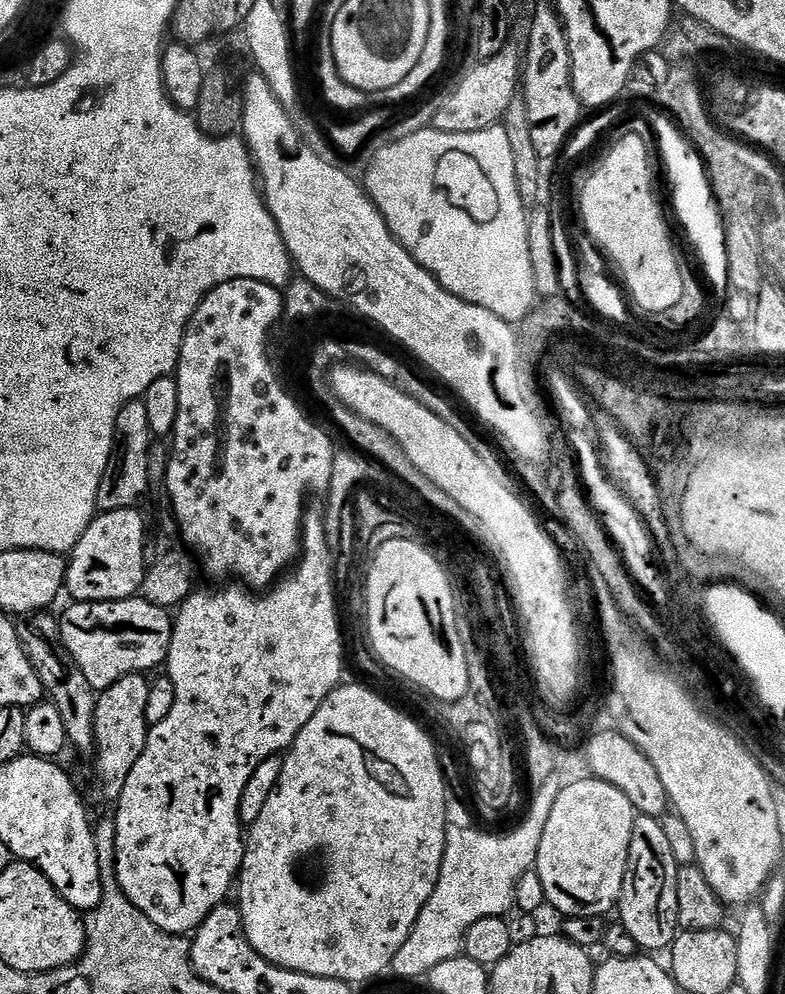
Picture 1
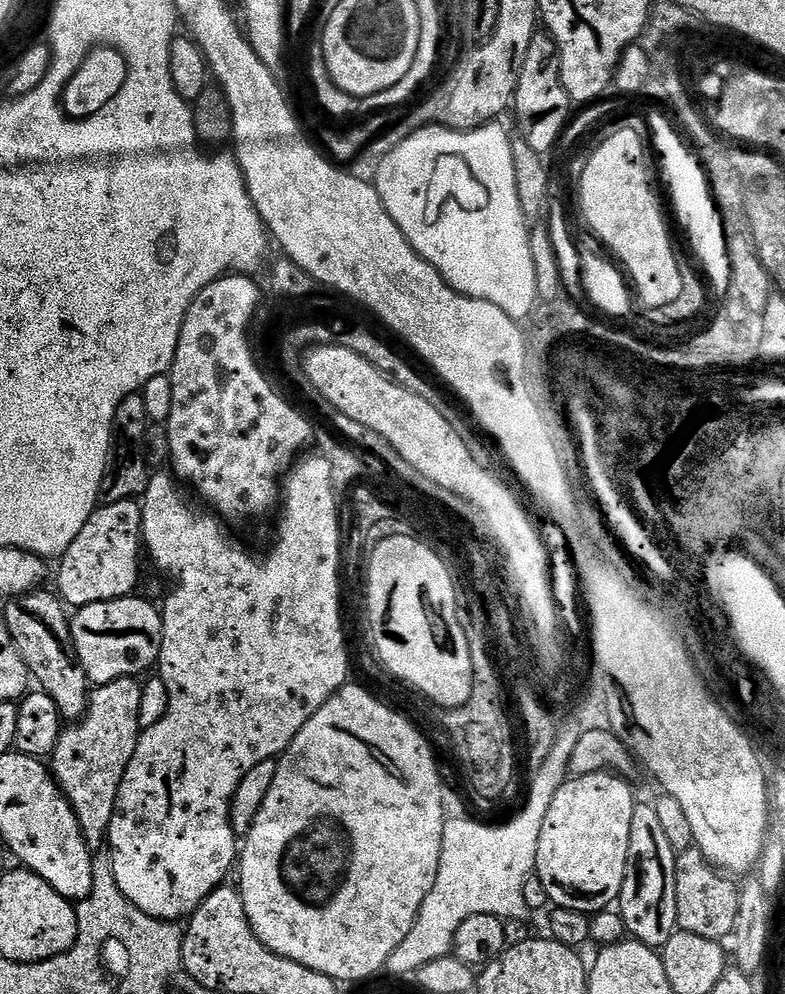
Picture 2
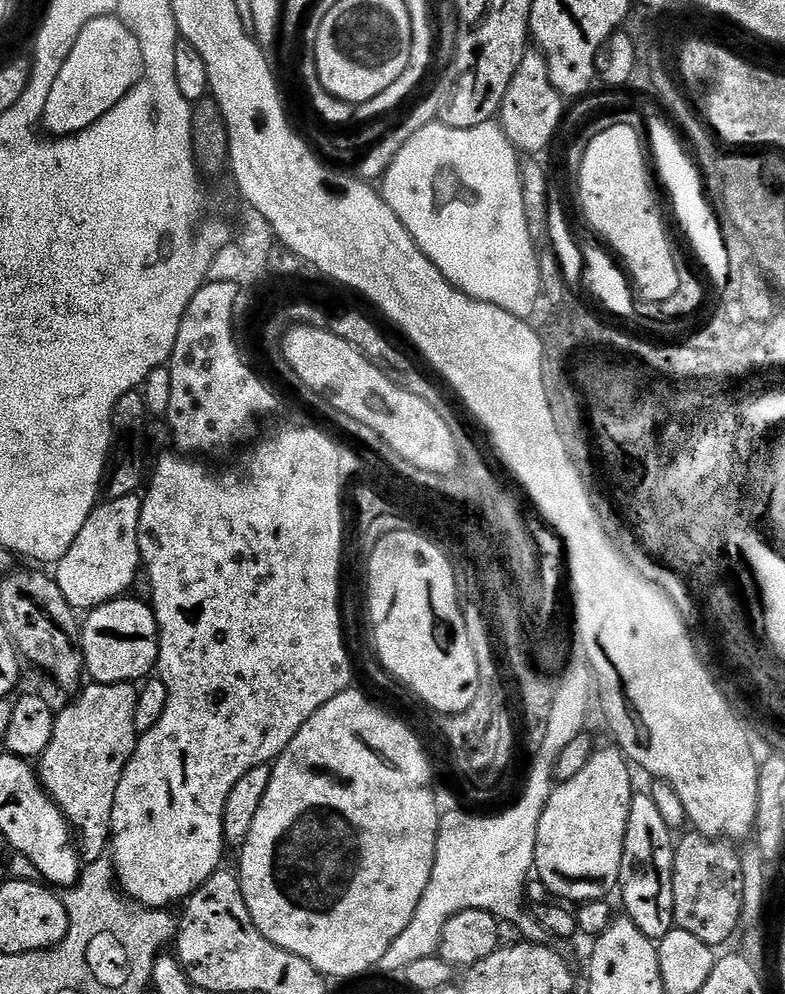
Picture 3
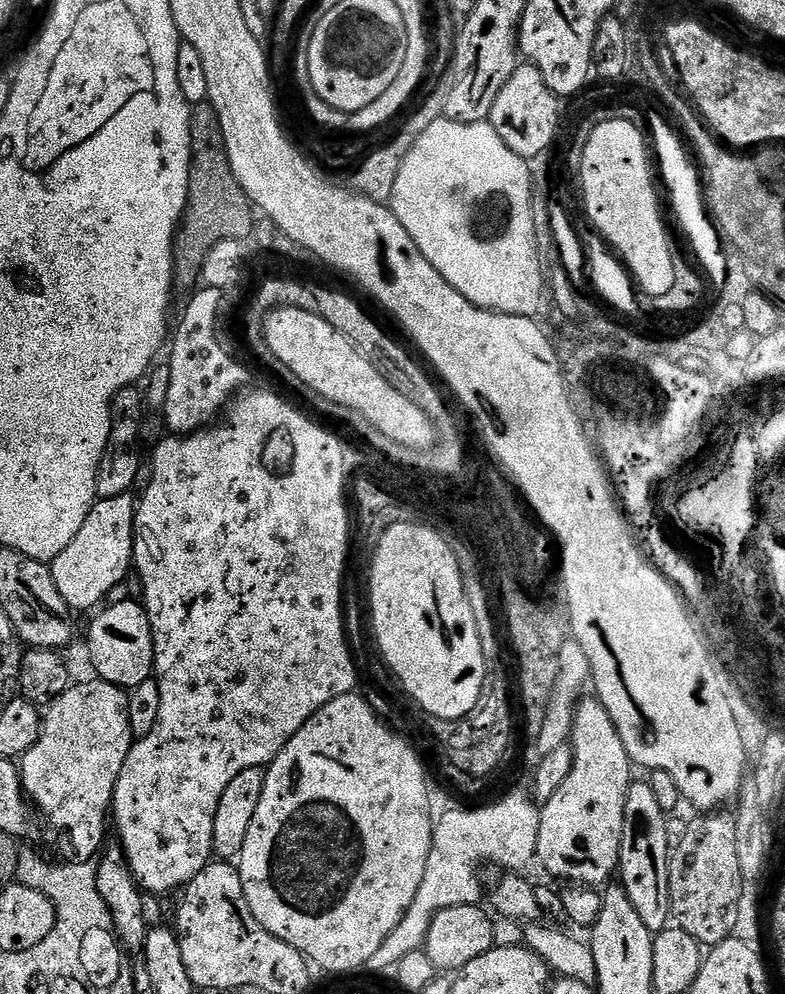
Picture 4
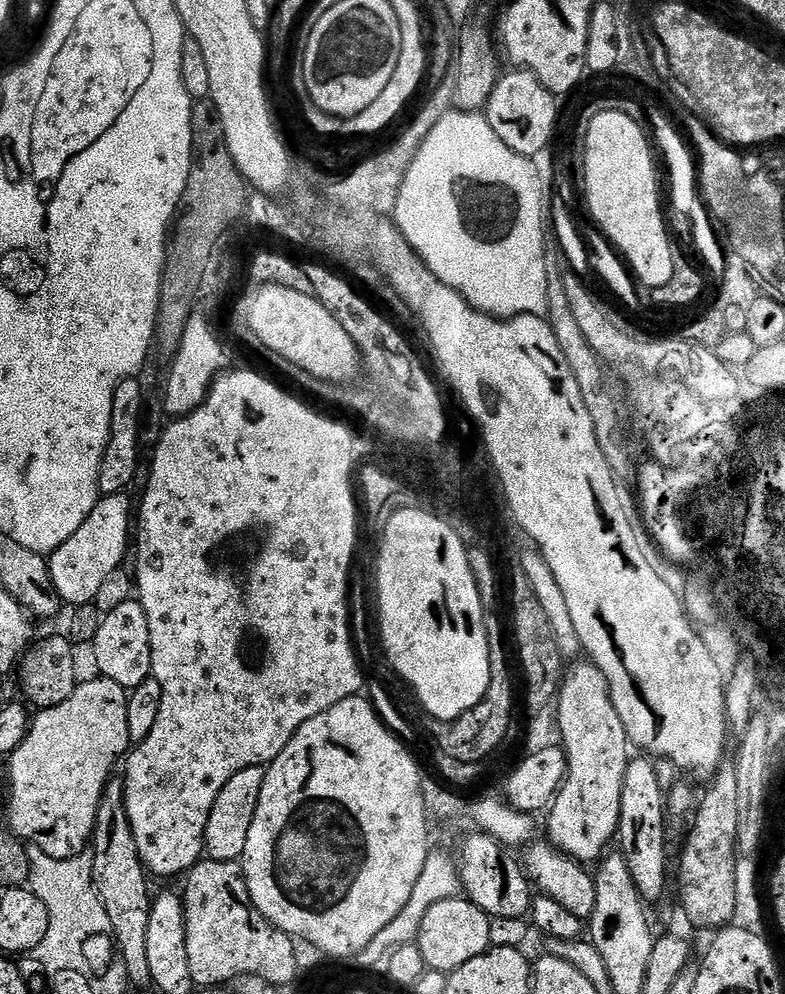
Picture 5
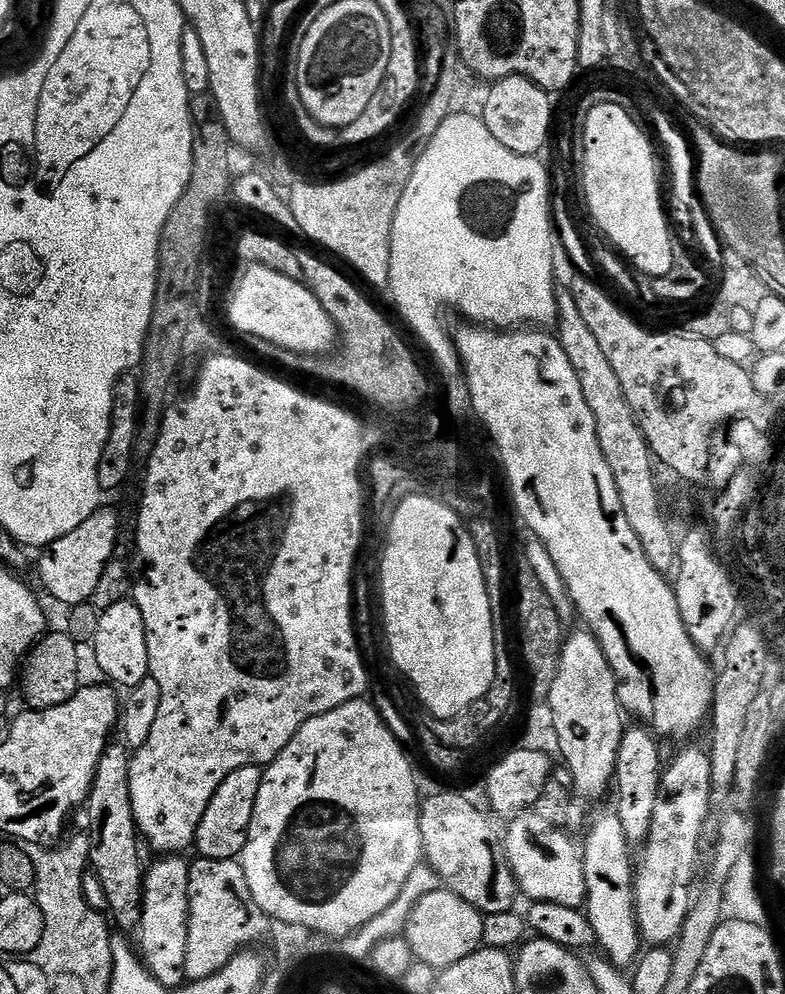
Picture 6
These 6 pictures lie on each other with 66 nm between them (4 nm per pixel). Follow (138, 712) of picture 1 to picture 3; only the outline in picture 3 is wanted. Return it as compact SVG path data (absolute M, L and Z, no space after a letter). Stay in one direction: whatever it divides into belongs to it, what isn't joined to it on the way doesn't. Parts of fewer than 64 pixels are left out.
M88 682L79 689L77 698L73 704L68 704L64 709L55 713L56 721L54 722L53 737L50 740L49 746L46 747L45 752L40 755L38 759L38 775L41 784L44 785L45 792L51 796L52 801L60 808L60 813L67 818L69 825L74 829L75 835L79 837L78 851L80 853L81 861L85 865L98 862L98 858L102 858L106 855L110 848L110 841L112 838L112 811L114 810L114 794L118 794L118 782L122 782L122 774L124 773L124 767L130 762L130 758L134 754L136 749L136 741L138 739L138 733L134 726L134 706L136 705L136 693L138 691L135 683L130 684L98 684L95 682Z

